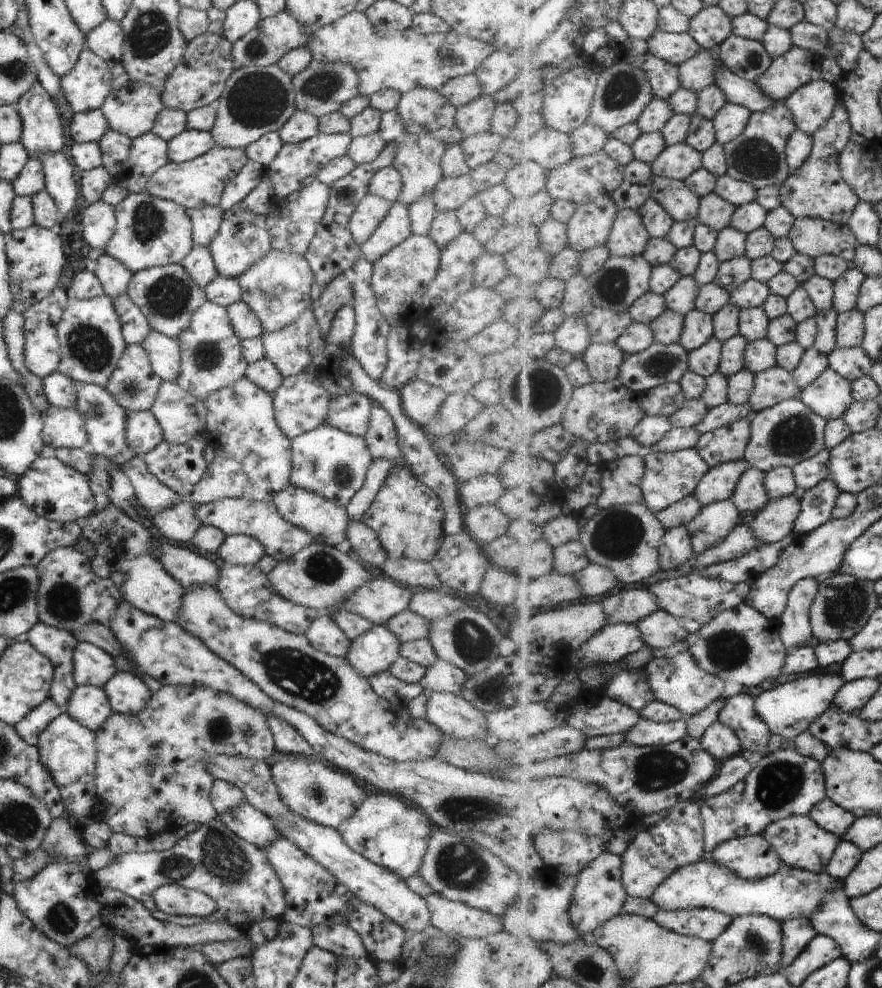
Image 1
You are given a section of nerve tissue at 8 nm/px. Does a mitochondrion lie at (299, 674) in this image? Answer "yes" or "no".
yes

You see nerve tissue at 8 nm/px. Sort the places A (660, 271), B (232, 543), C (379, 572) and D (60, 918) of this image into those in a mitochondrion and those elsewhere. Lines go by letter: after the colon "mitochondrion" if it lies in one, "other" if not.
A: other
B: other
C: other
D: mitochondrion

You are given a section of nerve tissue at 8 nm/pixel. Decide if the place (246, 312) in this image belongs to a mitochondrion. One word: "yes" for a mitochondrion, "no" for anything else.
no

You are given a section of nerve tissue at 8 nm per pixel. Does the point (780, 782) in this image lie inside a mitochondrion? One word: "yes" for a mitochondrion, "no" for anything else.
yes

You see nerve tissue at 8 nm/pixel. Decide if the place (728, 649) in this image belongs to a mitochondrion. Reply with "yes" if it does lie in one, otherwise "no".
yes

